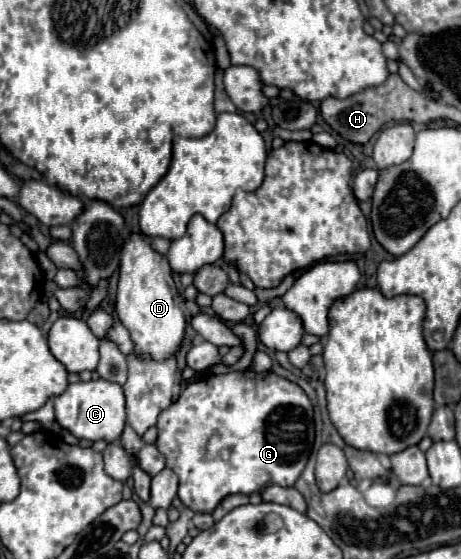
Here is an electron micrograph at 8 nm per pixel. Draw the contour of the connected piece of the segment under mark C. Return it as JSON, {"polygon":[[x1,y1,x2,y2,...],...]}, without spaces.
{"polygon":[[103,378,69,384,63,394,55,396,55,420,77,438,85,438,91,442,97,442,97,440,115,442,121,438,127,422,125,400,127,398,125,398,123,386,107,382]]}

